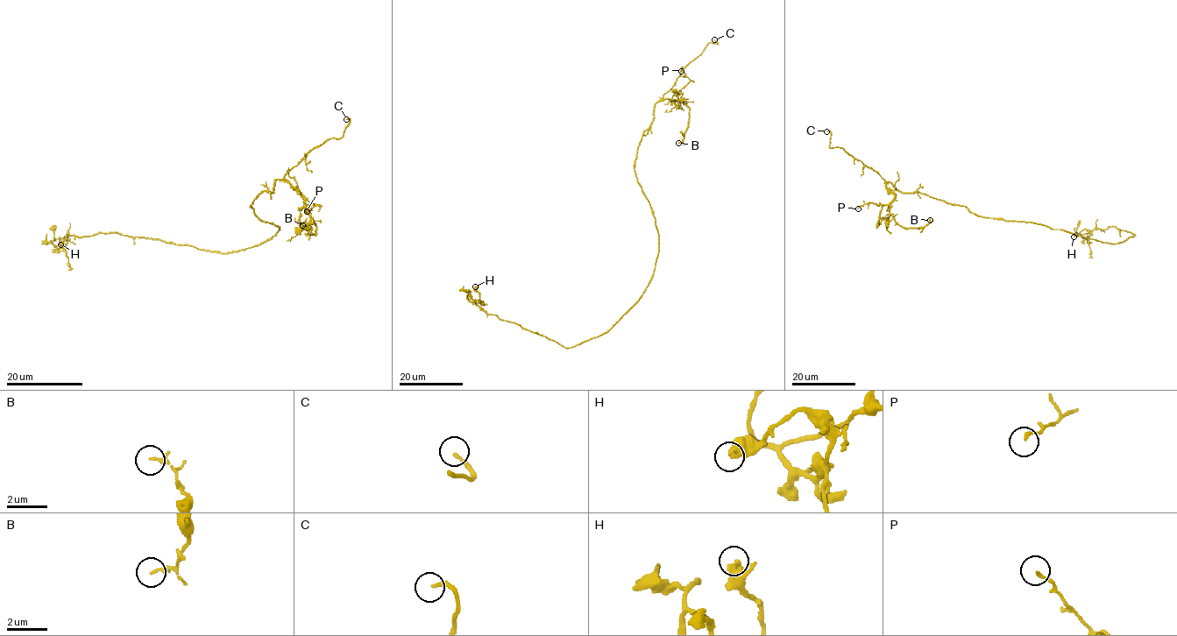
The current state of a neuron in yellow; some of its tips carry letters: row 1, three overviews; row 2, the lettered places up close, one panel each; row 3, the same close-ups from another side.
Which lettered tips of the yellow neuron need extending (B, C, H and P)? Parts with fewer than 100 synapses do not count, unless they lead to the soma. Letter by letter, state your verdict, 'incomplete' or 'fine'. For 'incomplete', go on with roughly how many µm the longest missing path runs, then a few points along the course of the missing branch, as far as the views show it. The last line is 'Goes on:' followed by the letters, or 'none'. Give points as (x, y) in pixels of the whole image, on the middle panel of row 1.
B: fine
C: incomplete; about 35 µm are missing; missing branch runs (714, 39), (706, 34), (680, 37), (647, 31)
H: fine
P: fine
Goes on: C

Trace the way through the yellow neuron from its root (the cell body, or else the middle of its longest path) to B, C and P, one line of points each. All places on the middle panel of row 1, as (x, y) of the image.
B: (655, 263), (655, 219), (634, 164), (658, 102), (689, 108), (678, 143)
C: (655, 263), (658, 230), (636, 177), (636, 150), (653, 121), (654, 105), (709, 43), (717, 44), (714, 39)
P: (655, 263), (655, 219), (634, 164), (654, 105), (669, 99), (679, 106), (678, 93), (690, 80), (681, 71)

